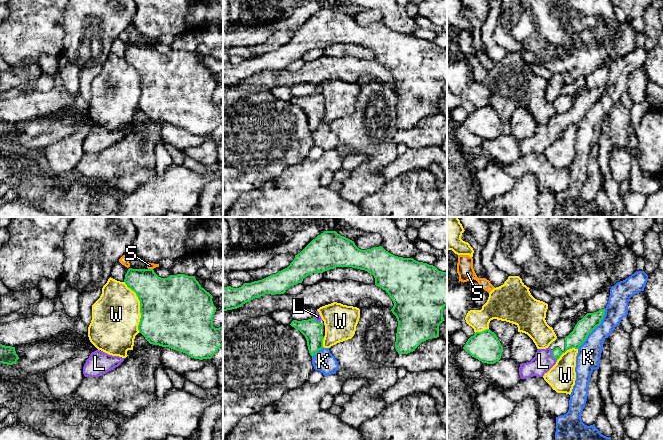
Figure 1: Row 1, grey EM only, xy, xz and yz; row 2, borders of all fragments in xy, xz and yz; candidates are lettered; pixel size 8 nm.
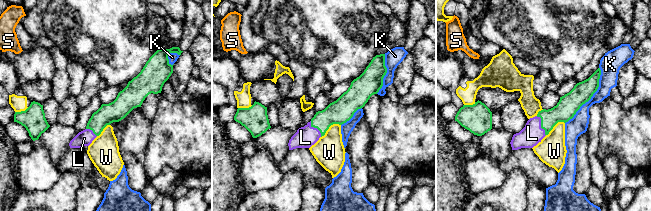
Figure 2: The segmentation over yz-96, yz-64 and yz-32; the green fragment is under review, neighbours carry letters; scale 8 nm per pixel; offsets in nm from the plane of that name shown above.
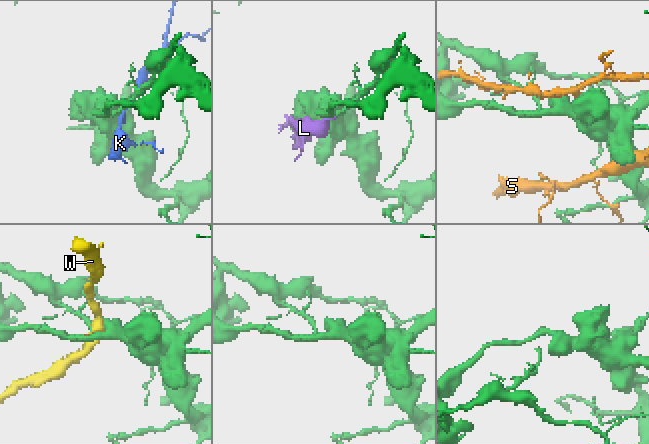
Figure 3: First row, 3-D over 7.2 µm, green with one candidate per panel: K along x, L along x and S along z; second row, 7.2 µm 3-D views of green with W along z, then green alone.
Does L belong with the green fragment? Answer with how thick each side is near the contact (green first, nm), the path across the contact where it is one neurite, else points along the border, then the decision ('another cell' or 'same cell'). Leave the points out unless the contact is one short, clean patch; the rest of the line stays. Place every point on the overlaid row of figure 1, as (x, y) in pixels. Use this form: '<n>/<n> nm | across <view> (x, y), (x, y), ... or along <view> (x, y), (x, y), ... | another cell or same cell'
140/160 nm | same cell

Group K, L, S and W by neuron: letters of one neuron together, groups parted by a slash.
K / L / S / W

